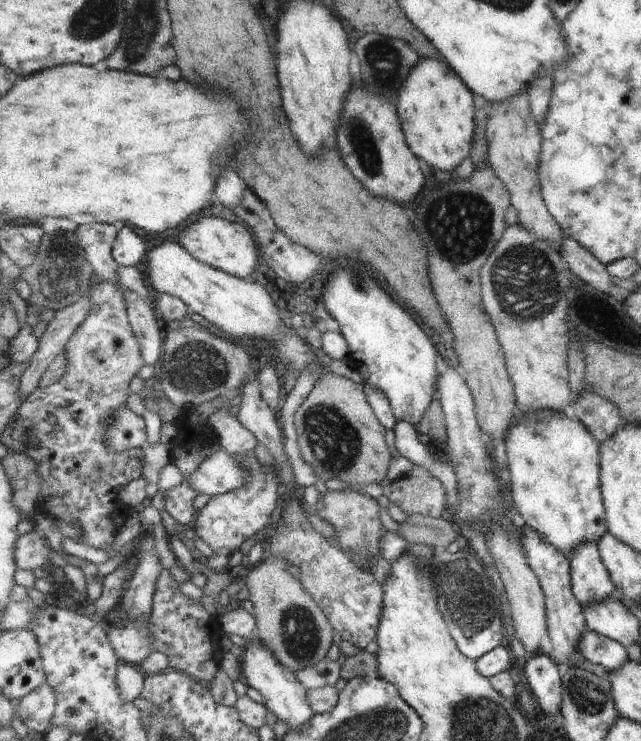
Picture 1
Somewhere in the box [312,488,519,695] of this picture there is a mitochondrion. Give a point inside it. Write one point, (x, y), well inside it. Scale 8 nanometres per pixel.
(467, 600)

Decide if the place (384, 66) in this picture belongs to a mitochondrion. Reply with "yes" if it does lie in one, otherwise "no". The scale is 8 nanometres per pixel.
yes

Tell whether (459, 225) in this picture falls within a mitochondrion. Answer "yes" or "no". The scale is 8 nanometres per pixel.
yes

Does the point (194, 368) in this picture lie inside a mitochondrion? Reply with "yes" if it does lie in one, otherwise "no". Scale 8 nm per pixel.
yes

